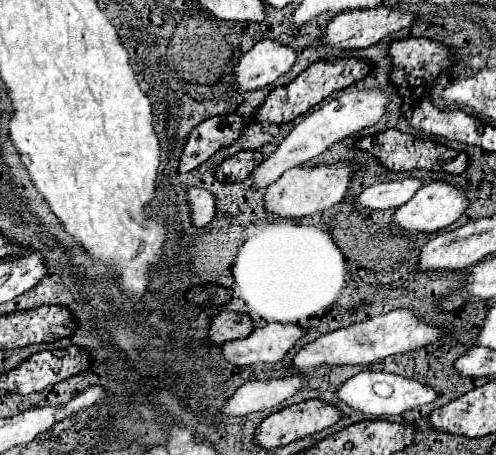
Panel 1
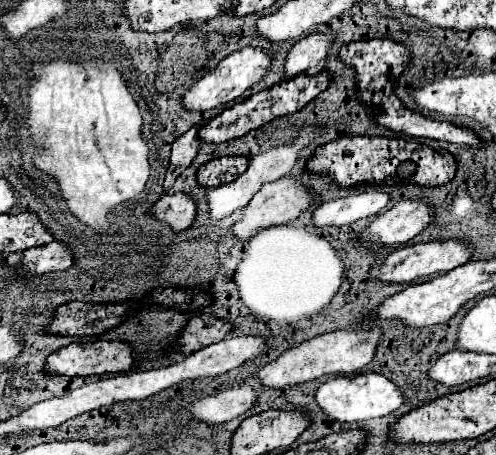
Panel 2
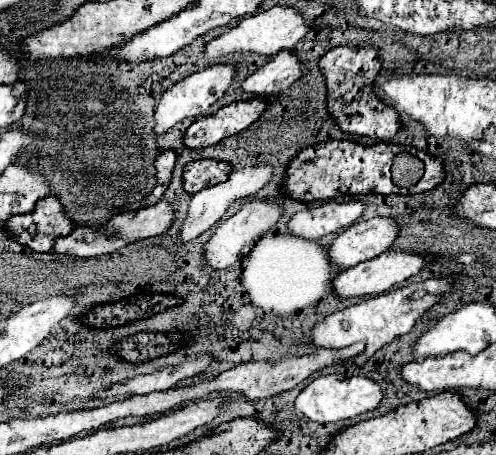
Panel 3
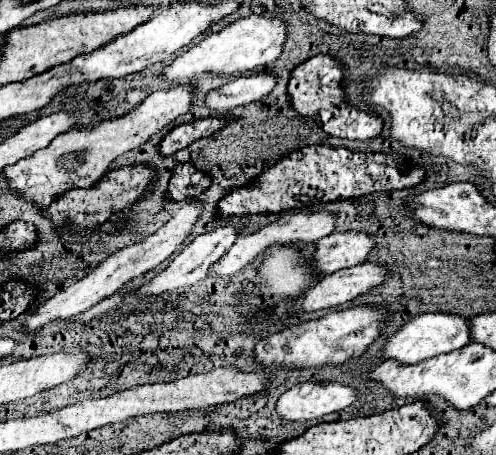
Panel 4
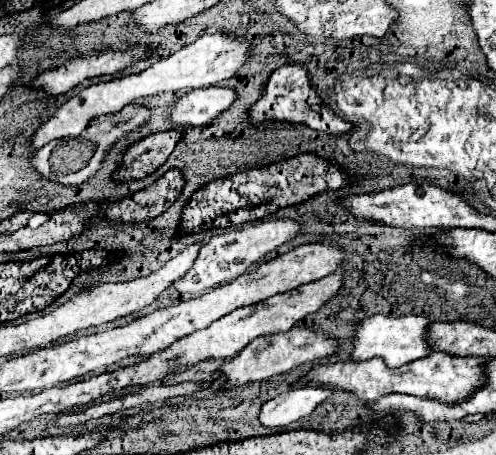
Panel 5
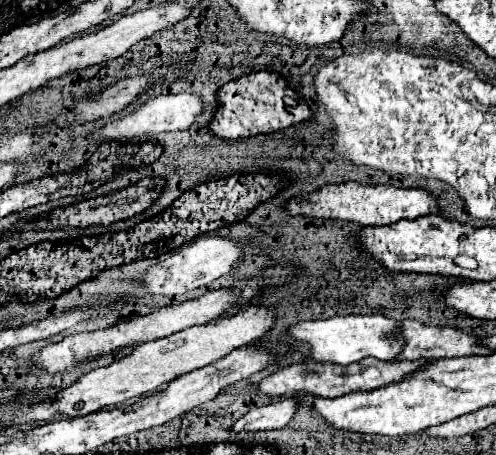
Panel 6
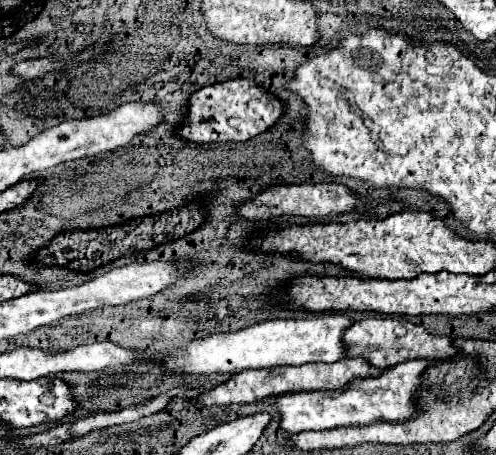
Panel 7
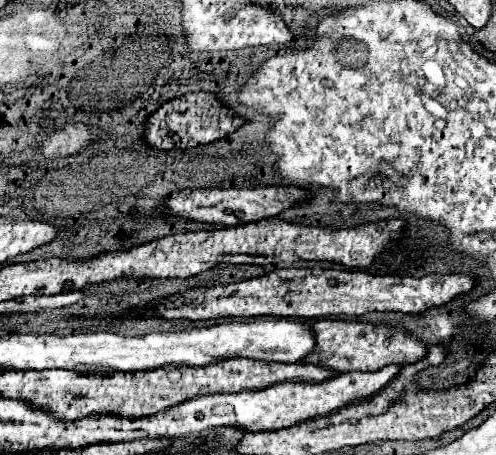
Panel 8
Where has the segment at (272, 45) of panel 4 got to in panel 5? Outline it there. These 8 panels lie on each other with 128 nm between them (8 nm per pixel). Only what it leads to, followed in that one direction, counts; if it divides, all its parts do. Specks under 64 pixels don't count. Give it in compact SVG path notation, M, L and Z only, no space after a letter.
M228 32L204 34L196 42L178 50L176 54L154 62L150 68L146 68L140 74L130 74L130 76L114 78L110 82L100 82L100 84L84 88L80 94L76 94L66 104L62 104L56 110L56 114L32 134L30 146L32 146L32 150L40 150L44 144L48 144L54 138L64 138L64 136L76 138L92 118L102 116L102 114L114 114L114 112L122 110L126 104L138 102L142 98L148 98L148 96L160 94L160 92L178 92L178 90L214 86L226 78L232 78L244 66L244 62L250 58L250 52L252 52L250 42L232 38Z

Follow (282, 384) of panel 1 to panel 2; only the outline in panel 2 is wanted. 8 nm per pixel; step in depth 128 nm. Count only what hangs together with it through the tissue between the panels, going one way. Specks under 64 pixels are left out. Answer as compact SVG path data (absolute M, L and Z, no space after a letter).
M234 386L228 390L222 390L216 396L208 396L192 406L194 418L204 422L228 422L232 418L242 416L246 410L250 410L254 404L258 404L256 390L252 386Z

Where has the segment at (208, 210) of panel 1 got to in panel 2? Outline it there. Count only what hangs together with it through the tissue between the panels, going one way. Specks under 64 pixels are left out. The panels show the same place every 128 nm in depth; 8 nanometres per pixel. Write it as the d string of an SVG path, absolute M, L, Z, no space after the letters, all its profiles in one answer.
M184 192L166 194L152 208L152 214L158 216L158 220L170 224L174 230L186 230L196 220L196 202L190 194Z

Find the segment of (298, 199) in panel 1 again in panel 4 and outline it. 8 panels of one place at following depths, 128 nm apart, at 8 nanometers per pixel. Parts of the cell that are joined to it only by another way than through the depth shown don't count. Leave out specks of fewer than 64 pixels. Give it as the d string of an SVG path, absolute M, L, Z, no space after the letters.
M220 226L212 232L206 232L202 236L196 236L192 244L188 244L170 264L170 268L166 268L162 274L158 274L150 284L142 286L136 294L138 296L146 296L146 294L162 294L162 292L168 292L168 290L174 290L174 288L182 288L182 286L190 286L190 284L196 284L200 280L204 280L210 272L210 266L216 264L216 260L220 260L220 256L224 256L224 250L228 250L236 236L240 234L240 230L236 230L234 226Z

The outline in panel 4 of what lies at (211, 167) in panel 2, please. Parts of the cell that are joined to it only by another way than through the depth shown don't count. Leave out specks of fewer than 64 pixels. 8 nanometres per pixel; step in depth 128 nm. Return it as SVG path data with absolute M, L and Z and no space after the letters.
M178 164L174 176L170 178L168 198L172 200L190 200L206 192L210 186L210 176L202 170L196 170L192 164Z

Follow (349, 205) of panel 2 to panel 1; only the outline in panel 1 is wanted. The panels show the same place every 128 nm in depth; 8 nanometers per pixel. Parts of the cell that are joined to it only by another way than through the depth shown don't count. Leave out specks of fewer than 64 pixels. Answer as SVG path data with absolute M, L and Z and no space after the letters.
M404 178L386 184L374 184L366 188L358 200L356 208L370 208L370 210L386 210L386 208L400 208L406 204L420 188L424 186L418 178Z

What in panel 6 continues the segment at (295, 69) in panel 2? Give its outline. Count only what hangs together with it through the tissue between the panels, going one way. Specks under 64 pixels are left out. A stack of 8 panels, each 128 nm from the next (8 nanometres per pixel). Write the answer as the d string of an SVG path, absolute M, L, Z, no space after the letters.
M194 92L156 96L156 98L150 98L144 106L140 106L134 114L130 114L118 122L110 122L104 128L100 128L98 132L94 132L90 136L90 142L98 142L102 136L110 138L110 140L118 140L118 142L130 142L134 136L140 136L140 134L160 134L160 132L170 132L170 130L186 130L194 124L196 116L200 116L202 110L204 110L202 98L200 98L200 94L194 94Z

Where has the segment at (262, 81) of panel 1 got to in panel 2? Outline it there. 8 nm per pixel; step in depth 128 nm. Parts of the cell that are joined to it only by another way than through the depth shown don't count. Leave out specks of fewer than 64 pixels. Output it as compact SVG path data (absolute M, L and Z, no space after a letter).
M244 48L240 52L230 54L228 58L224 58L212 72L208 72L202 80L198 80L186 94L184 94L184 106L186 110L194 110L194 112L204 112L210 108L216 108L220 104L228 104L234 102L236 98L240 98L248 88L252 88L254 84L258 84L270 70L272 66L272 58L268 52L260 50L260 48Z

